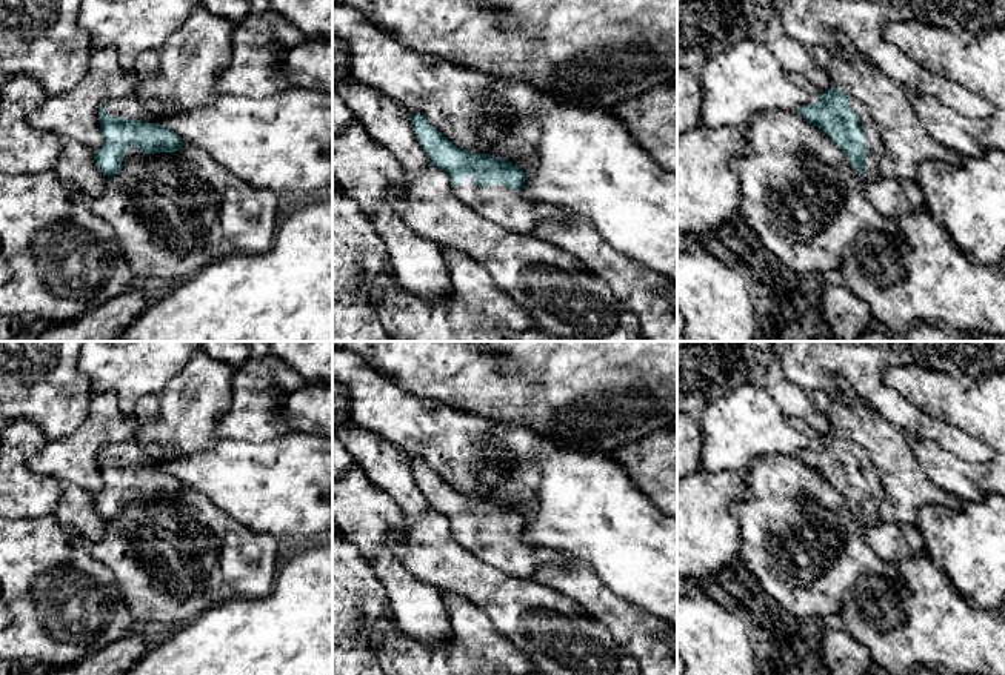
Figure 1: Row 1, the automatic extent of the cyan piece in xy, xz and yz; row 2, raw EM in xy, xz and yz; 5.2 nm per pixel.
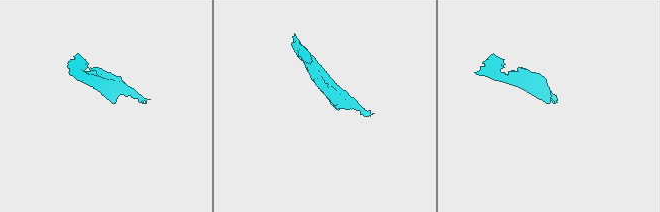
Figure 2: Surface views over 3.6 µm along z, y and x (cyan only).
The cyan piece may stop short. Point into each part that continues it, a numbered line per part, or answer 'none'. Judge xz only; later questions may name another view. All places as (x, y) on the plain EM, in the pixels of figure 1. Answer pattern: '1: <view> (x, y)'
1: xz (499, 548)

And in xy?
1: xy (131, 452)

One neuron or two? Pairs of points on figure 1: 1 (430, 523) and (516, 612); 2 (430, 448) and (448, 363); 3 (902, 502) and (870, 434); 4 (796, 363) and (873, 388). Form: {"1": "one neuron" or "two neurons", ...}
{"1": "one neuron", "2": "two neurons", "3": "one neuron", "4": "one neuron"}

